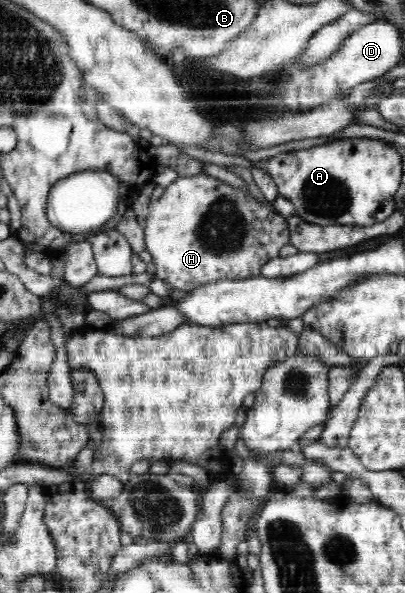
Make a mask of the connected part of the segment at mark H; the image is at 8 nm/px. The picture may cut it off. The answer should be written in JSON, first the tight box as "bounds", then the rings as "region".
{"bounds":[144,173,291,291],"region":[[[201,173],[180,176],[168,185],[162,196],[150,203],[144,226],[146,250],[152,255],[157,277],[180,291],[222,278],[258,277],[262,266],[291,244],[286,218],[275,208],[256,200],[249,192]]]}

